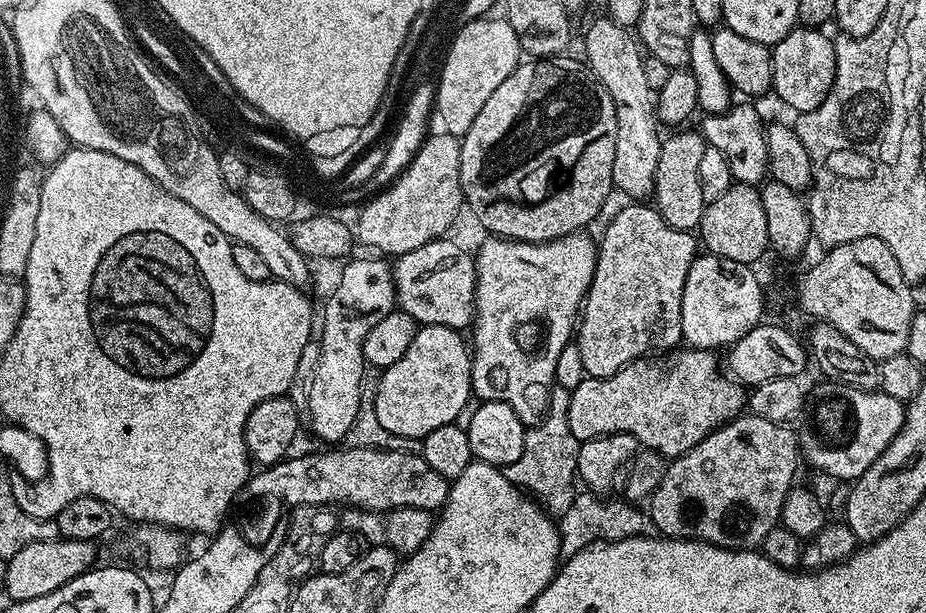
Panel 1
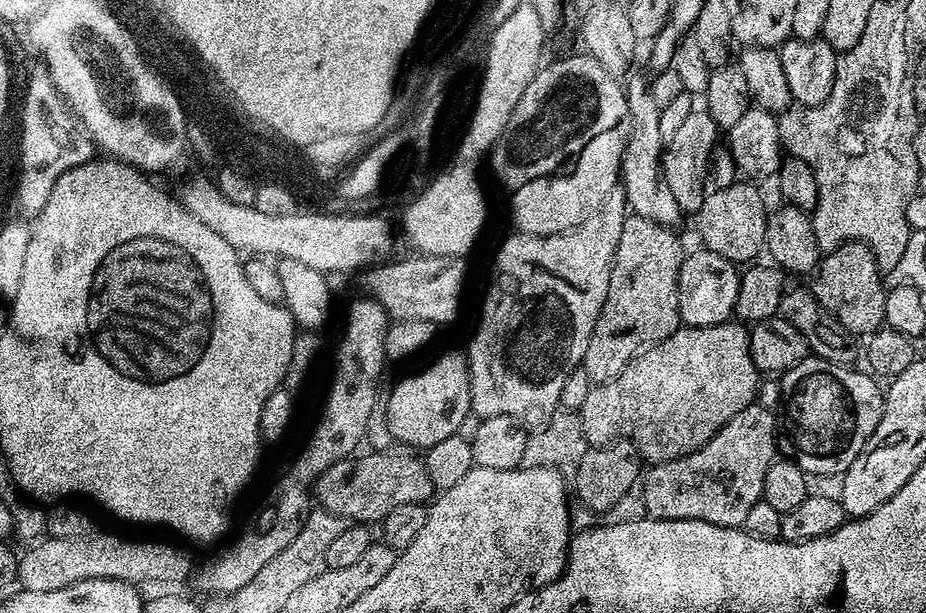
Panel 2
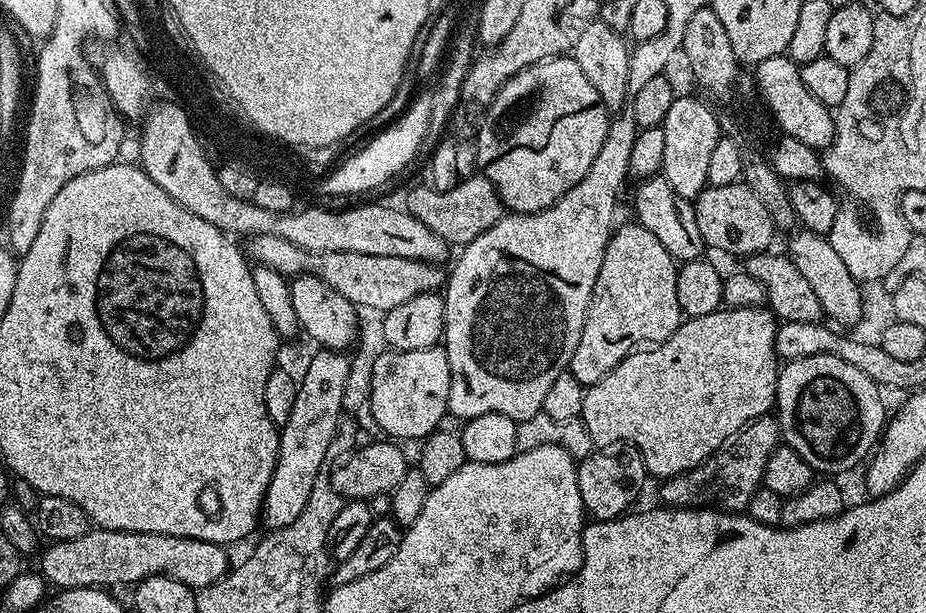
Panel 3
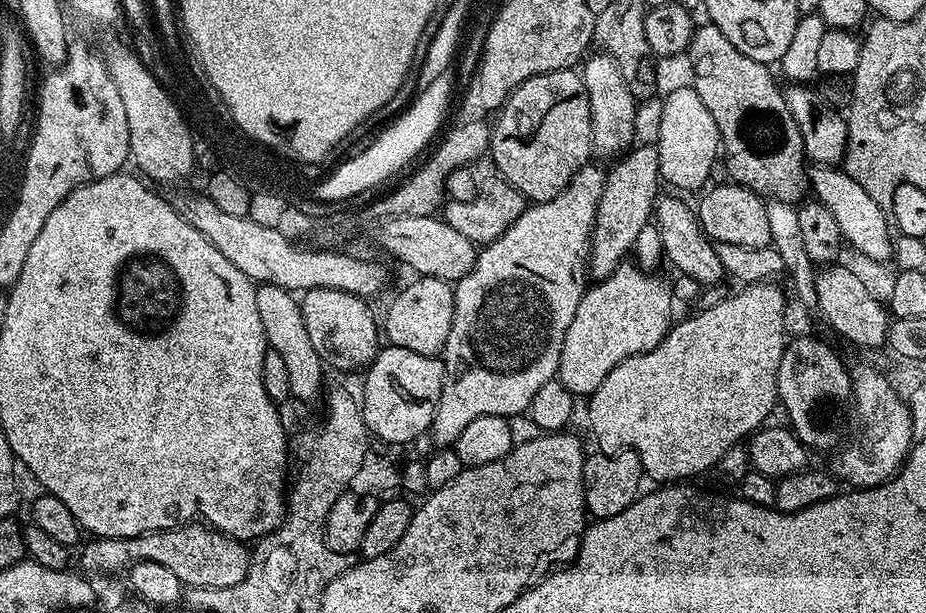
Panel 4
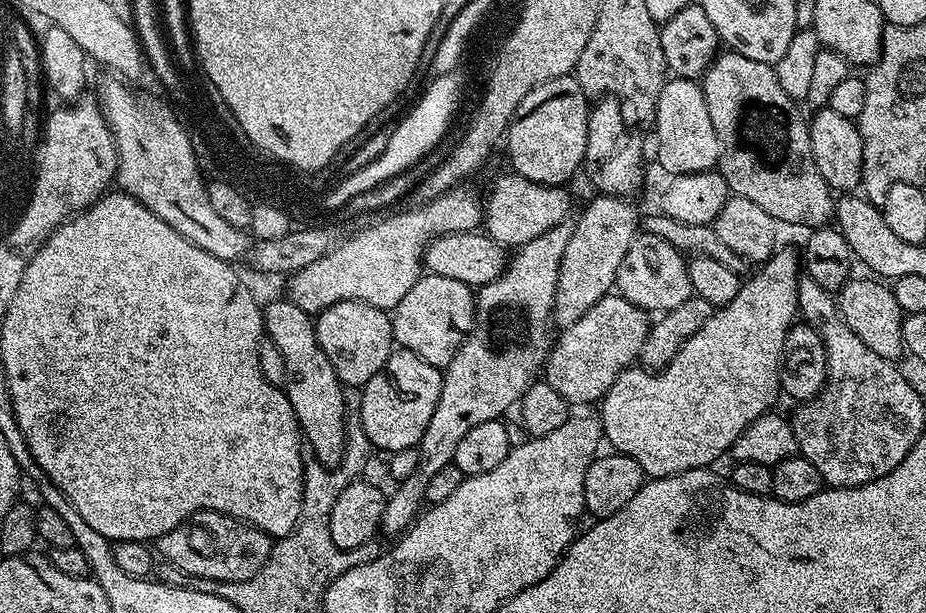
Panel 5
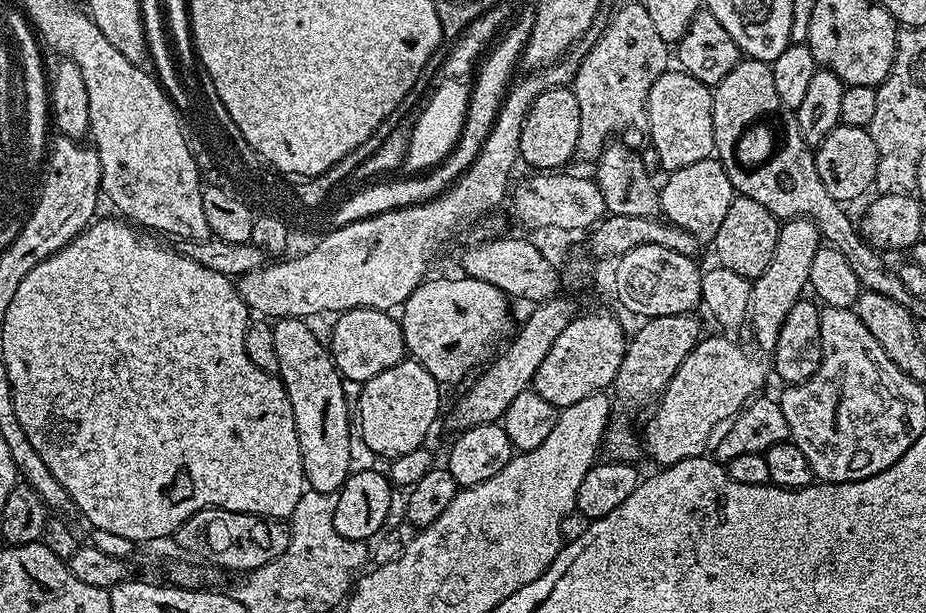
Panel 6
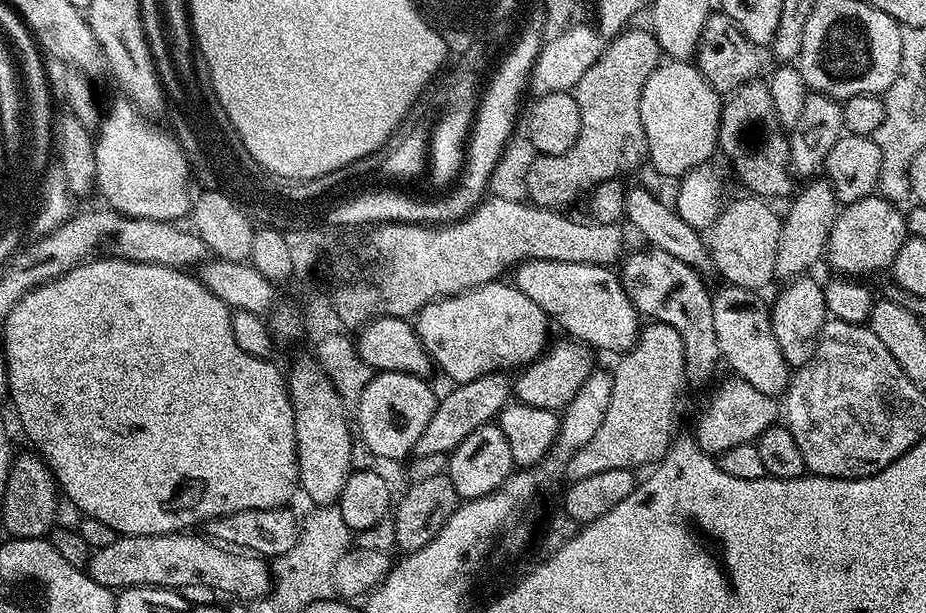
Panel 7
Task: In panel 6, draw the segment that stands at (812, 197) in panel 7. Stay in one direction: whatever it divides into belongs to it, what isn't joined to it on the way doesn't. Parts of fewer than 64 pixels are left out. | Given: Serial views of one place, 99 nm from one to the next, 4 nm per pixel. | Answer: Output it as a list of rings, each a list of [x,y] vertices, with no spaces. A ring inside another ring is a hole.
[[[797,218],[781,223],[778,234],[778,246],[774,246],[774,258],[766,270],[752,281],[752,293],[748,303],[748,316],[752,328],[756,331],[756,340],[770,350],[778,342],[778,330],[786,322],[786,314],[805,295],[809,287],[810,266],[814,263],[814,254],[822,247],[822,237],[812,220]]]

